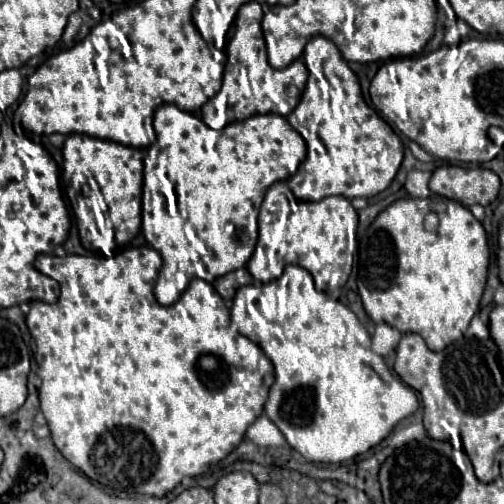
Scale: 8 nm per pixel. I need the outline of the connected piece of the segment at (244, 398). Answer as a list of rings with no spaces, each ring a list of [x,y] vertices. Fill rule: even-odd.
[[[140,246],[140,250],[124,250],[114,257],[106,258],[101,255],[81,256],[70,254],[64,258],[58,258],[54,254],[40,254],[34,262],[34,266],[54,278],[60,288],[60,300],[54,304],[33,300],[30,304],[30,314],[26,316],[26,324],[36,340],[36,349],[42,356],[39,364],[38,376],[42,378],[42,386],[39,389],[40,410],[46,416],[46,422],[50,426],[50,434],[58,450],[66,460],[70,460],[76,468],[80,468],[90,480],[96,480],[102,486],[108,486],[112,490],[124,490],[126,494],[140,492],[148,496],[162,498],[166,492],[174,490],[184,476],[200,476],[204,474],[212,464],[218,464],[222,458],[226,458],[244,438],[248,426],[262,414],[264,402],[268,398],[268,390],[274,382],[274,366],[264,356],[264,352],[246,336],[234,334],[230,330],[230,312],[220,298],[220,294],[214,290],[212,284],[194,278],[182,298],[172,306],[160,306],[154,298],[154,282],[158,278],[158,271],[162,265],[162,258],[154,248]],[[110,444],[110,454],[106,452],[94,452],[96,446]]]

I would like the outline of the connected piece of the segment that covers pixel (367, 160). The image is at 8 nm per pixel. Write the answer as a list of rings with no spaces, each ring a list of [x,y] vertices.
[[[314,36],[306,44],[302,60],[310,74],[306,90],[288,116],[288,122],[306,140],[308,154],[300,170],[288,178],[290,190],[304,202],[318,202],[336,194],[348,200],[380,194],[390,186],[403,161],[404,146],[400,138],[372,108],[368,108],[356,74],[346,66],[346,60],[332,40]]]

